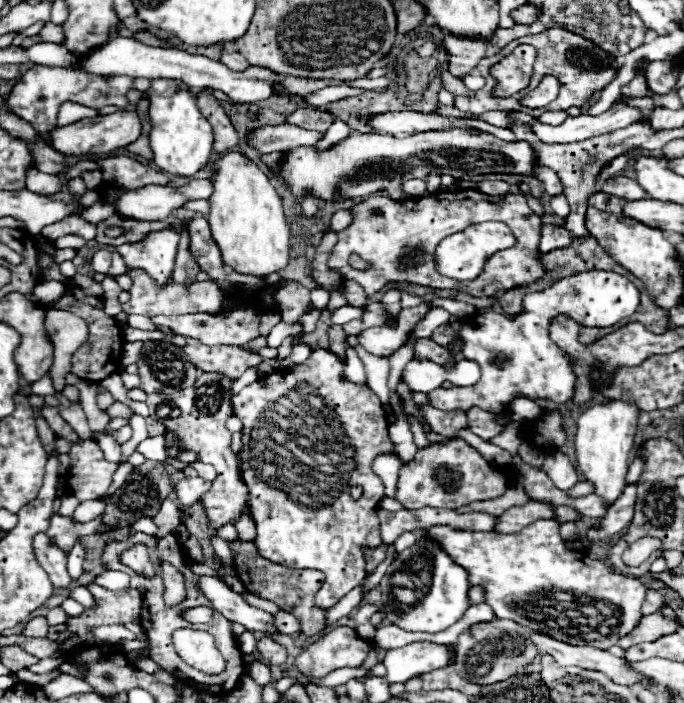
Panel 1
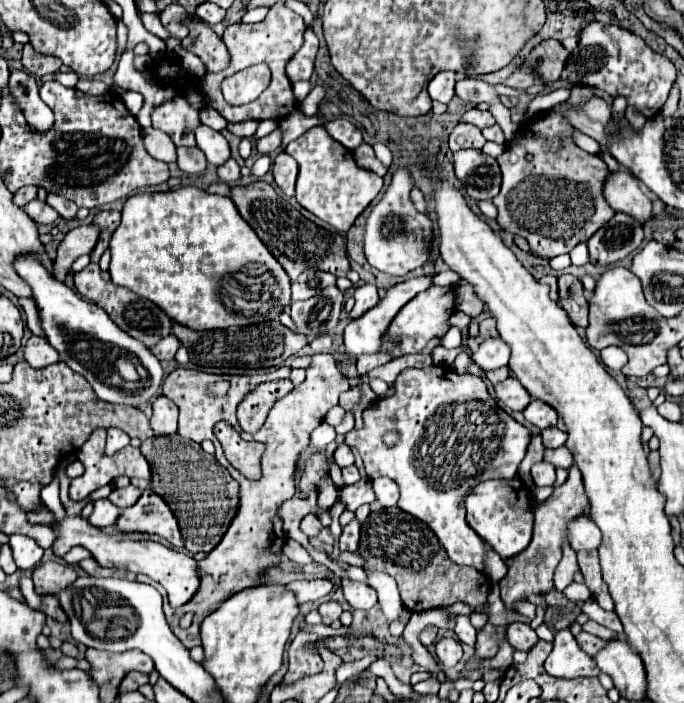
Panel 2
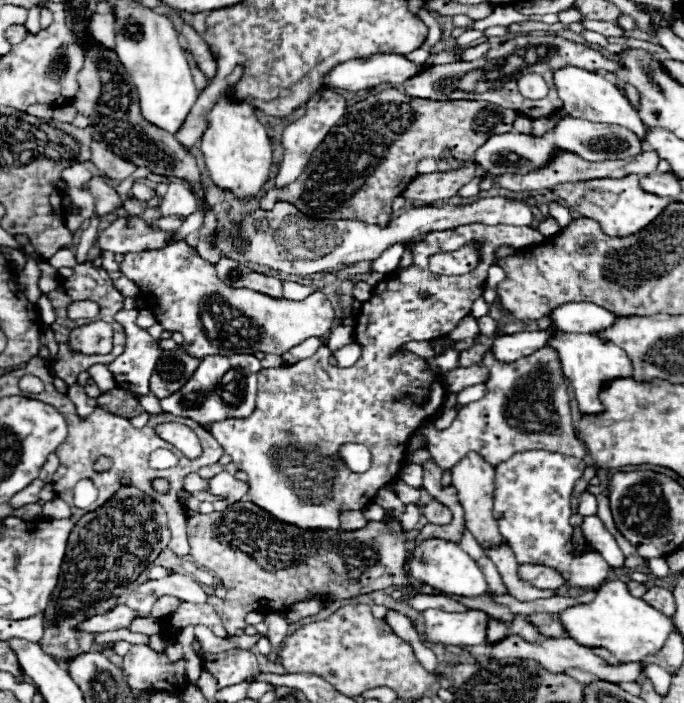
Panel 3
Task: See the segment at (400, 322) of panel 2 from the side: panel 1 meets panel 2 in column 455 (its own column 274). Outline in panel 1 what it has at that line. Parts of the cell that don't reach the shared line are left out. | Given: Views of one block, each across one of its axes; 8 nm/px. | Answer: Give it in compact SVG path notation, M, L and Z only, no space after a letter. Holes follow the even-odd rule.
M286 280L284 284L278 286L276 290L276 312L280 312L282 322L286 324L296 324L304 314L310 310L310 290L304 288L296 280Z

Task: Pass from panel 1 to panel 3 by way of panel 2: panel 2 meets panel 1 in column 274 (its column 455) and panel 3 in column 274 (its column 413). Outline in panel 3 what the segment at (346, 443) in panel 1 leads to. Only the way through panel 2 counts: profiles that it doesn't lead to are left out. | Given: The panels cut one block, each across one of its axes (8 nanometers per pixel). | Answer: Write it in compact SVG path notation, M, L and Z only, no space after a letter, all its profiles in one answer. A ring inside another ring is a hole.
M466 226L458 230L448 230L442 234L428 234L420 242L410 242L408 250L412 254L412 266L396 270L384 278L386 286L374 286L374 296L362 302L362 308L356 316L354 342L362 346L360 360L348 368L332 366L328 362L328 348L320 346L318 352L310 358L304 358L296 364L282 364L278 368L264 368L258 376L258 398L256 410L250 418L230 418L214 422L208 426L208 432L220 442L226 454L232 456L232 462L238 470L248 474L250 494L246 500L262 506L276 518L284 522L294 522L302 528L340 528L338 510L362 510L372 502L372 496L392 482L398 476L400 462L404 460L406 442L420 422L432 420L440 410L444 400L444 386L440 378L428 370L422 358L416 358L412 352L390 356L400 344L410 340L432 340L446 336L456 324L470 314L472 302L482 296L488 268L494 264L494 248L502 244L512 244L516 248L526 248L532 244L544 242L544 236L528 226ZM468 242L480 242L480 264L464 276L440 276L428 270L428 258L438 252L452 252L462 248ZM422 292L430 296L422 300ZM292 430L292 436L286 434ZM346 442L364 444L372 454L370 470L362 474L350 472L338 460L338 448Z

